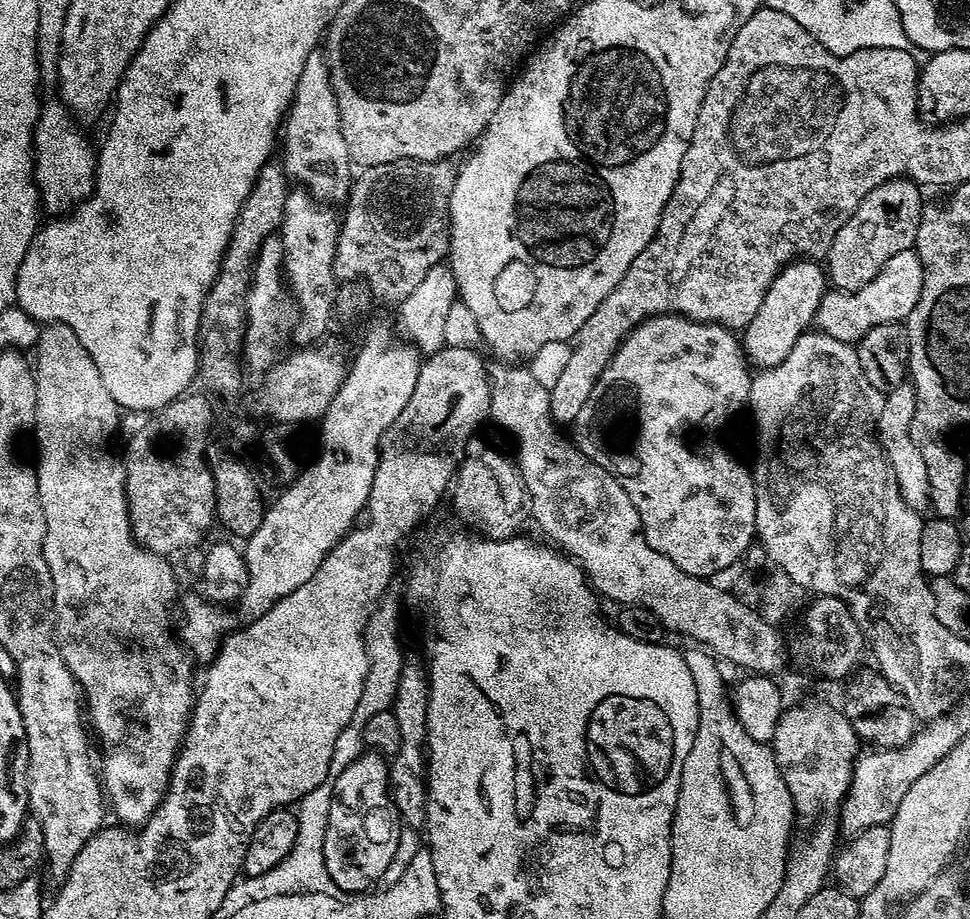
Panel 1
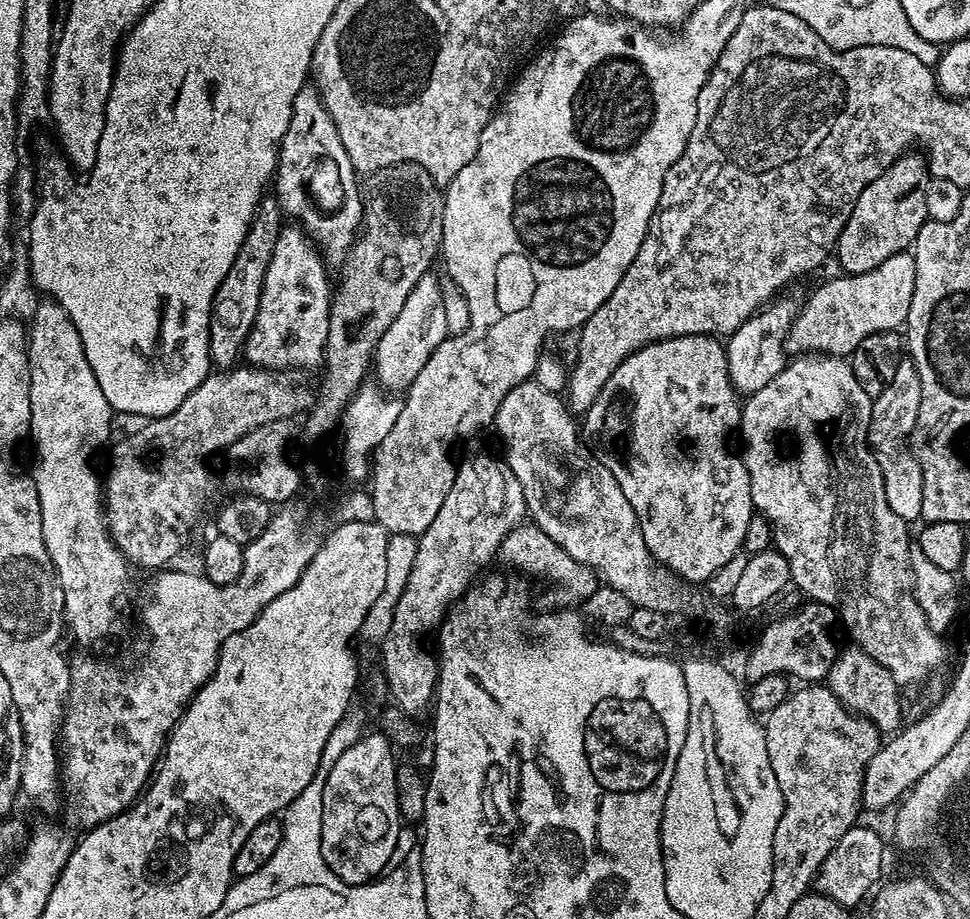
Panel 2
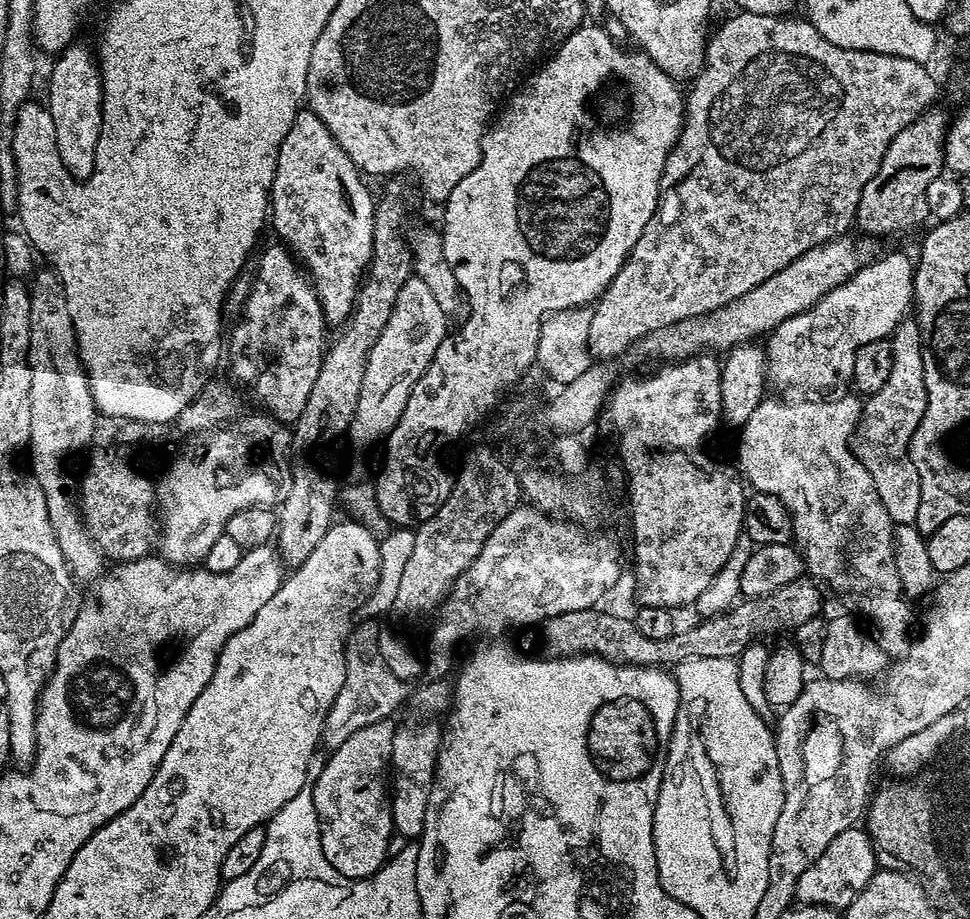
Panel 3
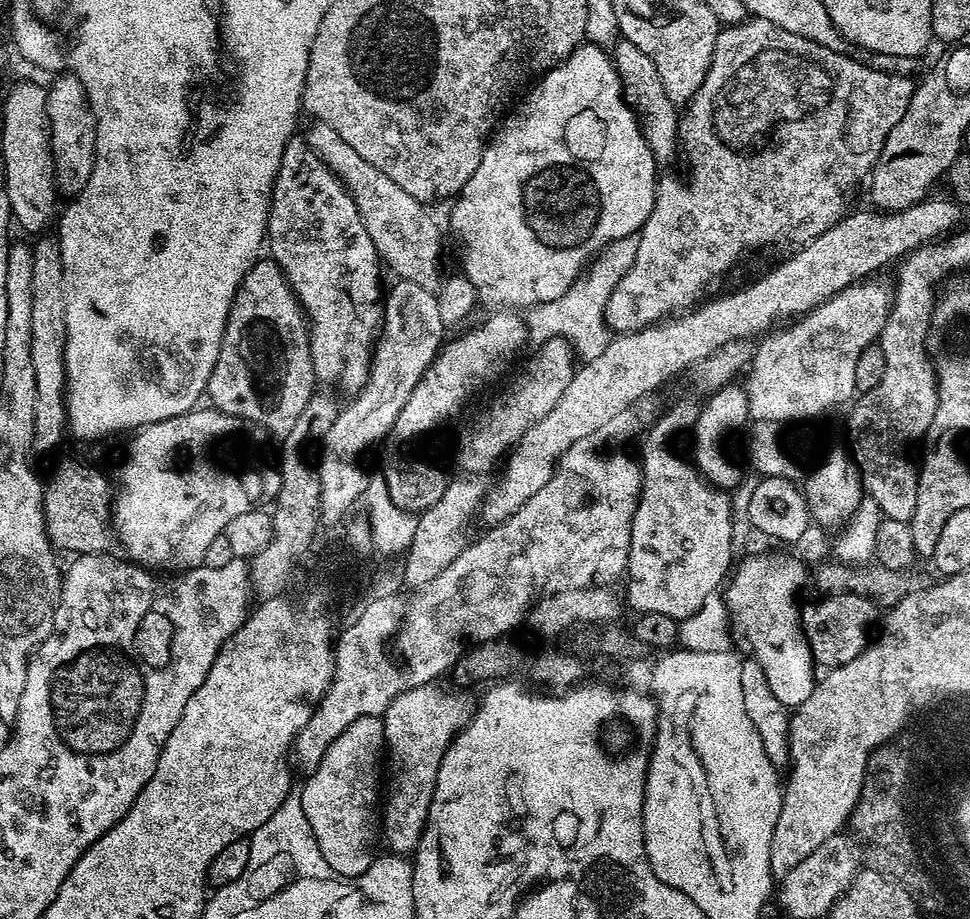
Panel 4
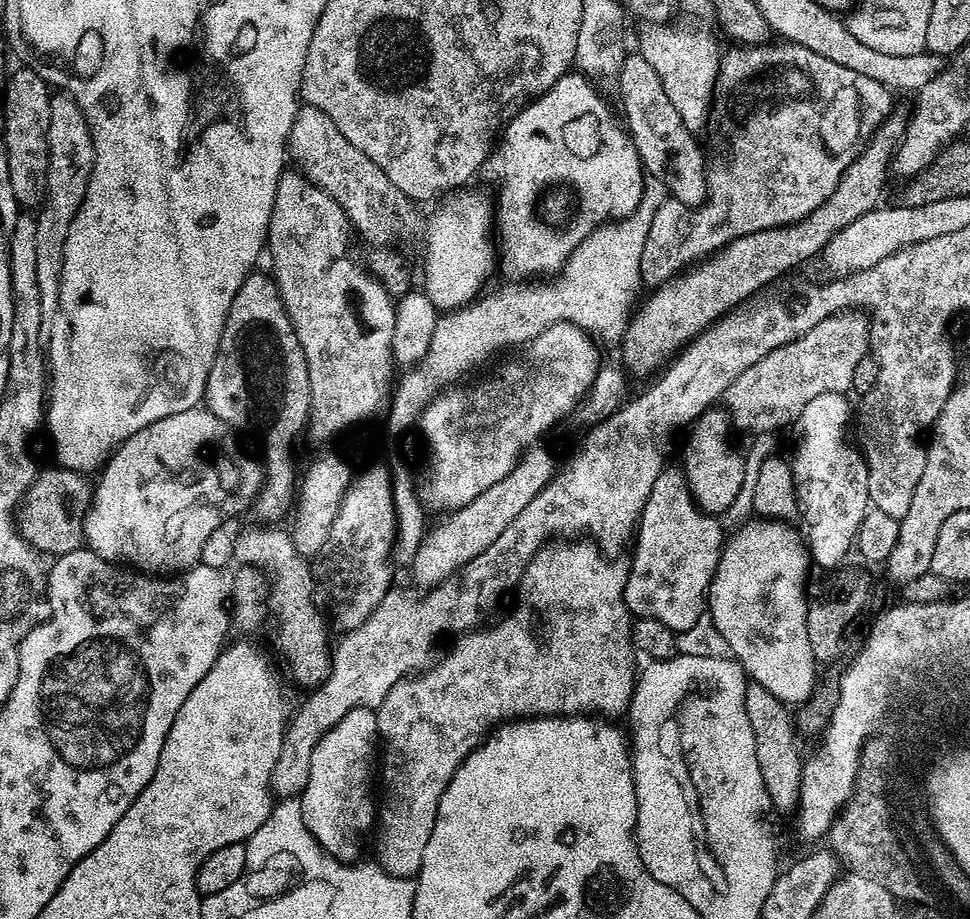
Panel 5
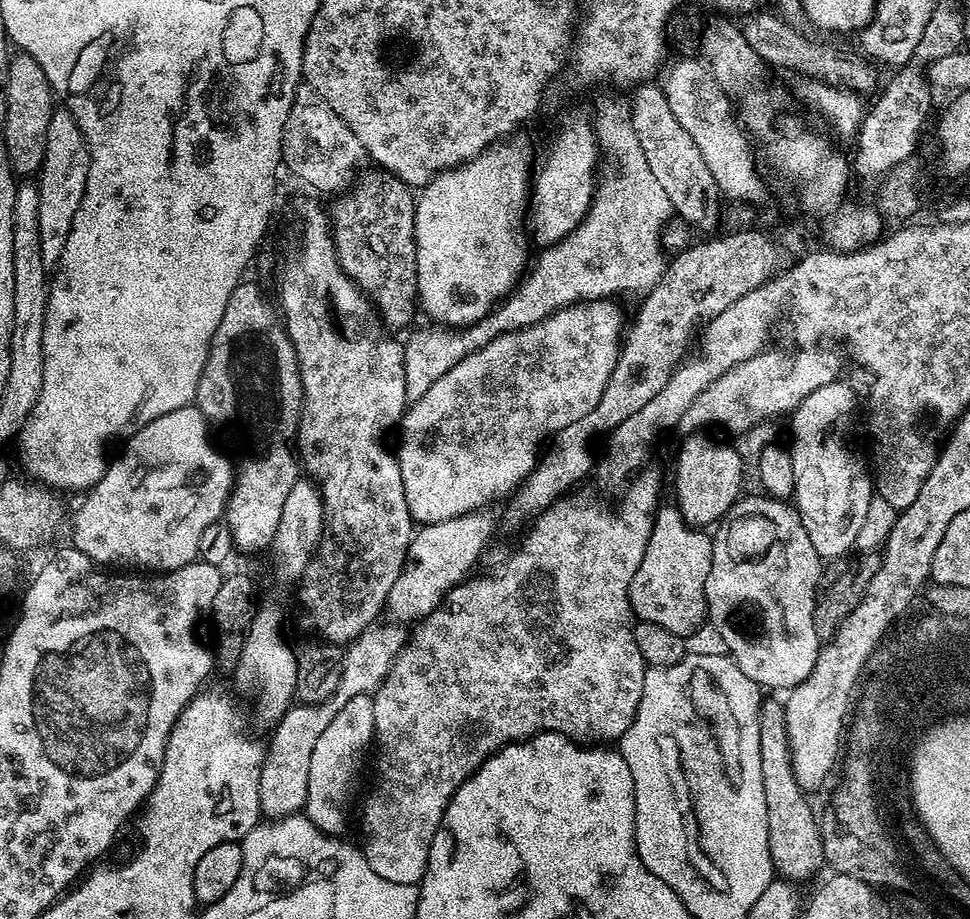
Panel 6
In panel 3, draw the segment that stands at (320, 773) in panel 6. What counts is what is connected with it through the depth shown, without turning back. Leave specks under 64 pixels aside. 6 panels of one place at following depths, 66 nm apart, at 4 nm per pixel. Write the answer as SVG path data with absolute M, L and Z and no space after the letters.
M391 719L379 720L373 724L362 726L362 730L354 730L342 746L331 749L325 762L325 769L311 785L313 806L320 819L318 831L322 842L322 854L326 854L326 862L345 880L364 880L373 876L383 868L389 859L388 843L394 837L392 827L392 805L390 788L386 781L390 776L392 758L392 739L396 736L397 725Z

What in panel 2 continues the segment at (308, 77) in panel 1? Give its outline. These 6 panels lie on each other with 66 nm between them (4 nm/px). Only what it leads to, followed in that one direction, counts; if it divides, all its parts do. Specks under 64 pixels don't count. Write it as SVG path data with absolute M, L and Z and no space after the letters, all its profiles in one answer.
M306 86L298 90L294 98L294 110L290 114L290 126L286 126L286 134L280 143L280 157L276 160L274 199L280 205L281 213L287 219L289 216L292 219L289 221L295 222L308 233L308 237L324 257L325 265L339 266L344 263L352 243L356 241L360 223L364 221L362 184L356 179L358 179L356 167L350 162L350 154L346 154L346 146L342 146L338 128L334 126L334 120L330 118L315 87Z

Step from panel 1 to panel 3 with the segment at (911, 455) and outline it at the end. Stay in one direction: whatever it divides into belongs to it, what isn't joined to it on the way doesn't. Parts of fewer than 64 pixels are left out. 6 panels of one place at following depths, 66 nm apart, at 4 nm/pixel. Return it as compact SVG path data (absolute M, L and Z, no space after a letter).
M905 318L890 339L894 366L890 370L890 378L886 378L886 386L863 401L860 421L852 431L852 453L870 470L880 501L886 506L893 523L898 526L913 525L918 514L918 502L922 498L922 486L910 455L910 445L928 401L920 353L920 328L915 319Z

